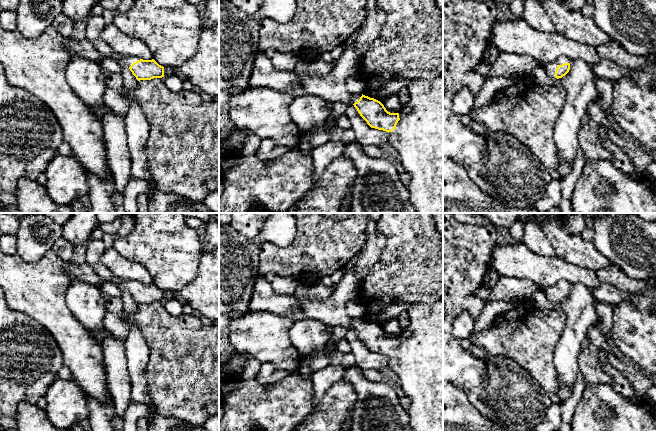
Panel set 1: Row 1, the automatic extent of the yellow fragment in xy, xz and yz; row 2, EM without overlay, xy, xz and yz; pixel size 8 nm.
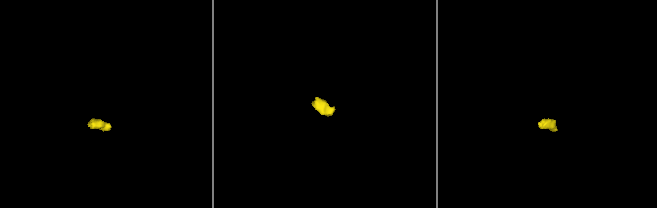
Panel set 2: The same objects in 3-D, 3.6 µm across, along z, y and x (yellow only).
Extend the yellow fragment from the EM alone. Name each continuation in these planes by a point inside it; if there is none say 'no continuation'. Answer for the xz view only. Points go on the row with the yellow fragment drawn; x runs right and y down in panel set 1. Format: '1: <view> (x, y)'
1: xz (331, 87)
2: xz (418, 136)

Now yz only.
1: yz (550, 68)

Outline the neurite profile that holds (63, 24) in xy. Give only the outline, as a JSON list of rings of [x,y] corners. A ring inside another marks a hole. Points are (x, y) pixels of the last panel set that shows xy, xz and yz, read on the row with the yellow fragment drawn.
[[[59,14],[53,21],[52,26],[65,38],[68,38],[72,32],[74,23],[65,14]]]

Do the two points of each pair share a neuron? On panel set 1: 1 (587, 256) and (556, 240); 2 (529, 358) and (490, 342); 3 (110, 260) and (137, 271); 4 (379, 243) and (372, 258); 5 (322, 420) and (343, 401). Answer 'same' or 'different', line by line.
1: same
2: same
3: same
4: same
5: same

